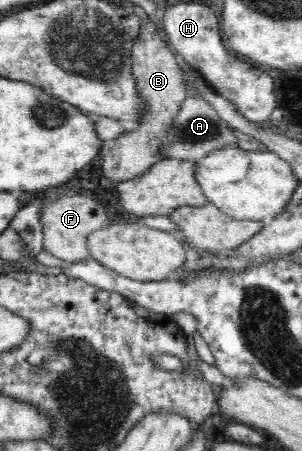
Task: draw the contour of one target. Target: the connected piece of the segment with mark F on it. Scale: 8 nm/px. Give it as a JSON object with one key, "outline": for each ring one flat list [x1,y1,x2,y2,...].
{"outline":[[64,190,64,194,59,194,57,199,43,206,39,215,44,233,44,249,62,259,64,263,75,263,91,258,87,236,92,231,102,230,111,224,105,209,97,201,93,201,89,195,85,195,85,191]]}

